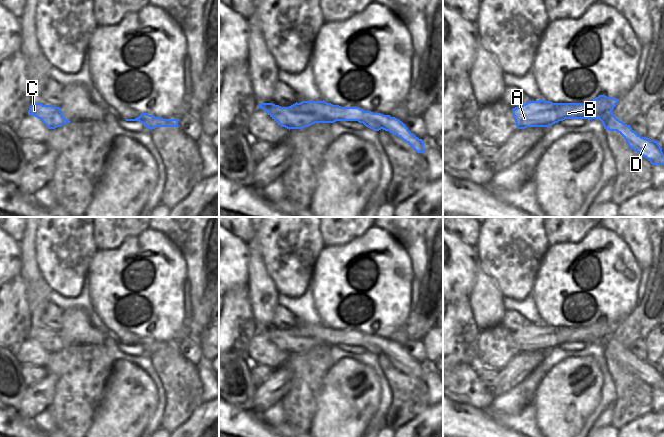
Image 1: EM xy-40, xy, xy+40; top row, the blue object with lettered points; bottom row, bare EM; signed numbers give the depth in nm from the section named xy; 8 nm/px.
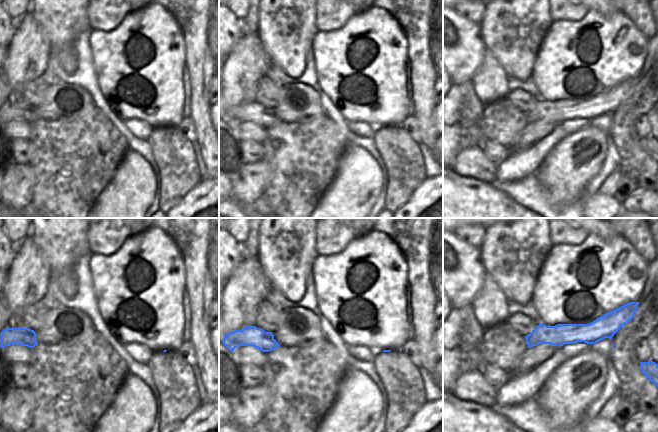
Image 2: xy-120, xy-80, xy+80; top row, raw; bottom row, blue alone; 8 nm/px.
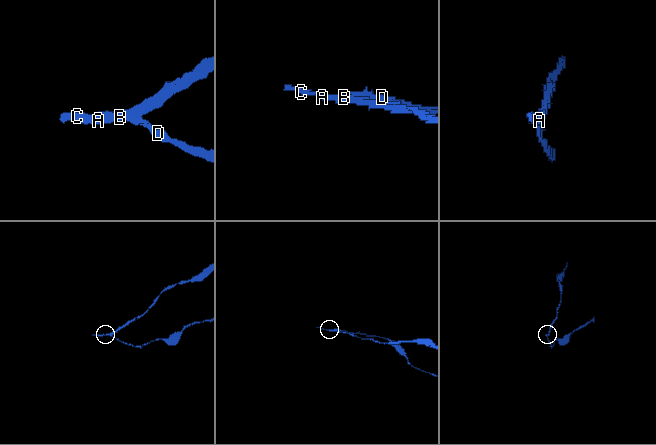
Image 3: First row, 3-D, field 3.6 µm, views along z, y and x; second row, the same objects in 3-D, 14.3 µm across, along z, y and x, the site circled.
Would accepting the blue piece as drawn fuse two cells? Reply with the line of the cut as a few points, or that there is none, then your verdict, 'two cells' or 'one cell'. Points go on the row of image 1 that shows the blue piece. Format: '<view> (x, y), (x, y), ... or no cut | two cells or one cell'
xy+40 (611, 112), (600, 115), (597, 118) | two cells

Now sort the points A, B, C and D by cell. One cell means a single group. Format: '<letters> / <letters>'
A B C / D

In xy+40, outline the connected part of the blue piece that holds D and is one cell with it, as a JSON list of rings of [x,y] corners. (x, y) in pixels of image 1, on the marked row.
[[[613,113],[601,115],[598,118],[604,129],[617,131],[627,142],[628,146],[645,157],[652,165],[664,165],[664,154],[658,141],[647,137],[641,137],[627,125],[617,119]]]

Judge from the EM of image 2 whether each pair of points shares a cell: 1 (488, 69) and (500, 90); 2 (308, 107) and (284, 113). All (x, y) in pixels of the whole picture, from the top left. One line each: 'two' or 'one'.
1: one
2: one

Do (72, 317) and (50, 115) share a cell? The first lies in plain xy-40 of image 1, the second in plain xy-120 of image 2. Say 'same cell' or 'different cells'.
same cell

